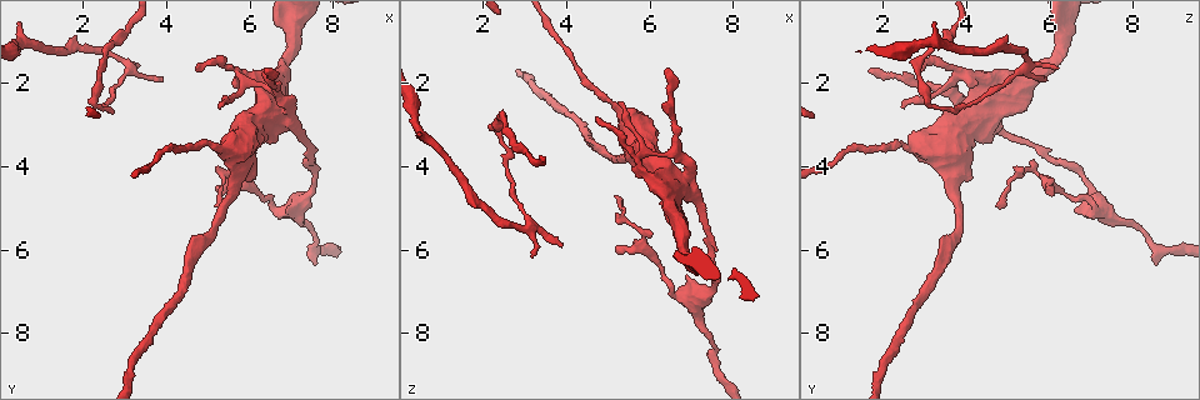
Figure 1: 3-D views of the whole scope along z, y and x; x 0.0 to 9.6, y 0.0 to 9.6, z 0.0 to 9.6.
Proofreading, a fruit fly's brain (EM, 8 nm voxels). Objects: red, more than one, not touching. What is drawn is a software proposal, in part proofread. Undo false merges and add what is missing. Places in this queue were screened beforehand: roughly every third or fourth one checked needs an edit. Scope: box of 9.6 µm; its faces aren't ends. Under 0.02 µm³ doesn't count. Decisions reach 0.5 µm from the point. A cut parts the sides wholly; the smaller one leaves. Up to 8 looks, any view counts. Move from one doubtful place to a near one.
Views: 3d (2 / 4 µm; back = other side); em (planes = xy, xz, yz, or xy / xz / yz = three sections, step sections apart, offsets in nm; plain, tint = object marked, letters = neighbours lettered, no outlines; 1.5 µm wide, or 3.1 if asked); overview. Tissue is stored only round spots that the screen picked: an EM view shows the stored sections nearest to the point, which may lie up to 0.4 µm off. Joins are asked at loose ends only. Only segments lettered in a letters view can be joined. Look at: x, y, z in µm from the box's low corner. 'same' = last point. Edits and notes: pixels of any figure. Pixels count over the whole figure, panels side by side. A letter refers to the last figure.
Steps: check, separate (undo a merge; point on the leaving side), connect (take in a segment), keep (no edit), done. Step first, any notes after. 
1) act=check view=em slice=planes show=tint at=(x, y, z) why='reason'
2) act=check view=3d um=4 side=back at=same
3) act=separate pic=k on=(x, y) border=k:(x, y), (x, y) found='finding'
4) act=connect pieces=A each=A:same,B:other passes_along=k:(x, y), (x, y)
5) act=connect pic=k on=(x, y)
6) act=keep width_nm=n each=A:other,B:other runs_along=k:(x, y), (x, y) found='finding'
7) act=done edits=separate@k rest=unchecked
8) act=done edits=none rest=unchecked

act=check view=em slice=planes show=letters at=(2.30, 2.50, 3.10) why='sharp bend'

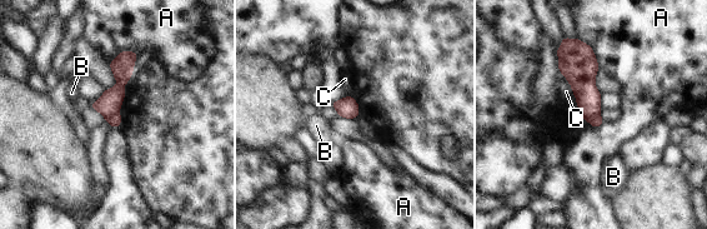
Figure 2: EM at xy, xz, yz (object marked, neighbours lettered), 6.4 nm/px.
act=separate pic=2 on=(109, 104) width_nm=140 each=A:other,B:other,C:other border=2:(118, 111), (106, 120) found='two cells meet here'

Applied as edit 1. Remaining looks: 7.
act=check view=overview

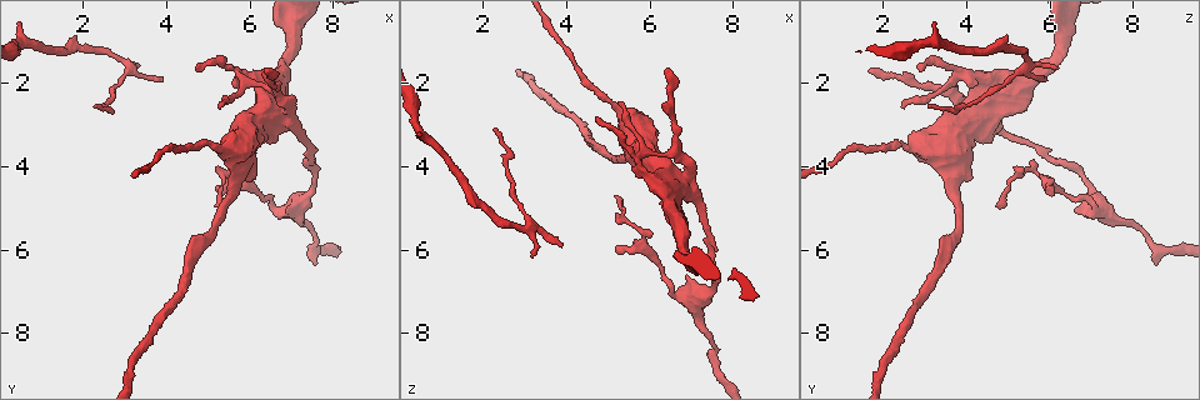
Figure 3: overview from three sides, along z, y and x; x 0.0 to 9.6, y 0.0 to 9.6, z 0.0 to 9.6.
act=check view=em slice=xy step=8 show=tint at=(4.75, 1.60, 2.80) why='tapers out'

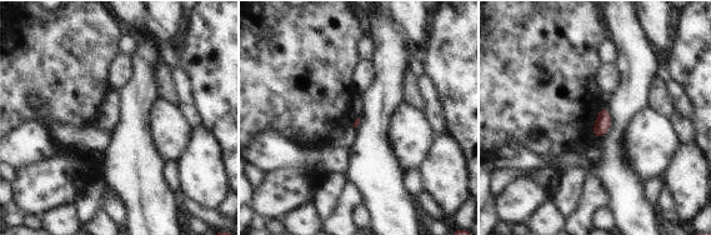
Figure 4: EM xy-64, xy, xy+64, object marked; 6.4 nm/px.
act=check view=em slice=planes show=letters at=same why='cut it another way'

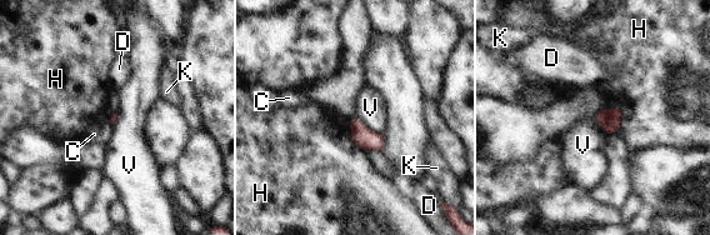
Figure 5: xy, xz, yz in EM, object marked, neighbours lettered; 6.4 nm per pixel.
act=keep each=C:other,D:other,H:other,K:other,V:other border=5:(354, 116), (380, 134) found='no lettered segment goes on from it'

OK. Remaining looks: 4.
act=check view=3d um=2 side=back at=(5.20, 4.60, 6.10) why='branch stops here'

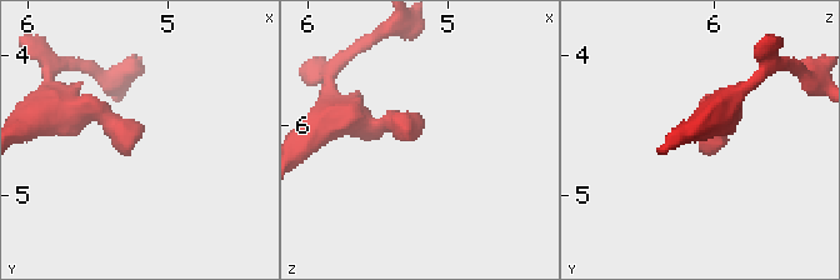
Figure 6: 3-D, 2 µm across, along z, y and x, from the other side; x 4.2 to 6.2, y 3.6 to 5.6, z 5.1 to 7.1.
act=check view=em slice=planes show=letters at=(5.28, 4.64, 6.14)

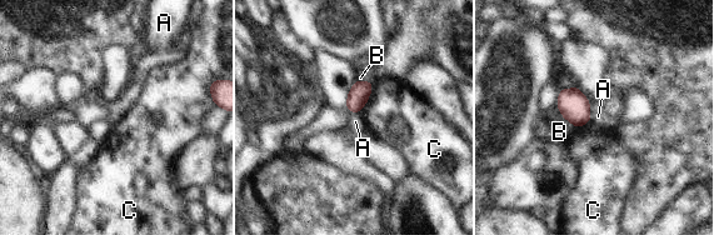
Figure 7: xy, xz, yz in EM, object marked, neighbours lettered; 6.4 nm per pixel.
act=keep longest_contact=C:200nm each=A:other,B:other,C:other found='none of them fits'

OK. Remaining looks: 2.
act=done edits=separate@2 rest=unchecked

